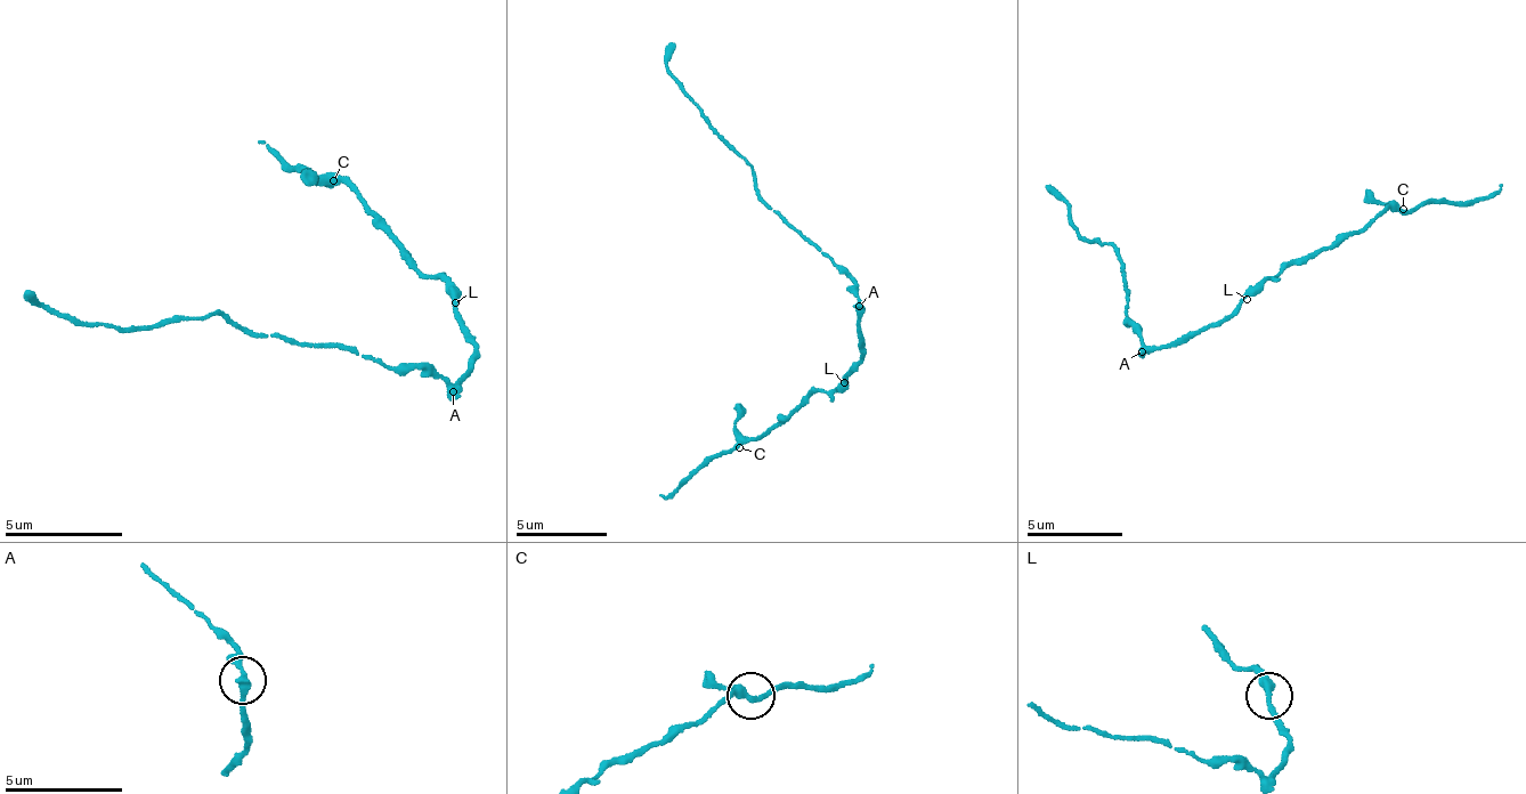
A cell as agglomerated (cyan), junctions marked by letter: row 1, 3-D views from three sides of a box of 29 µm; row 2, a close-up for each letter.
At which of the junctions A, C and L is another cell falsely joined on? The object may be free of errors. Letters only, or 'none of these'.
none of these

